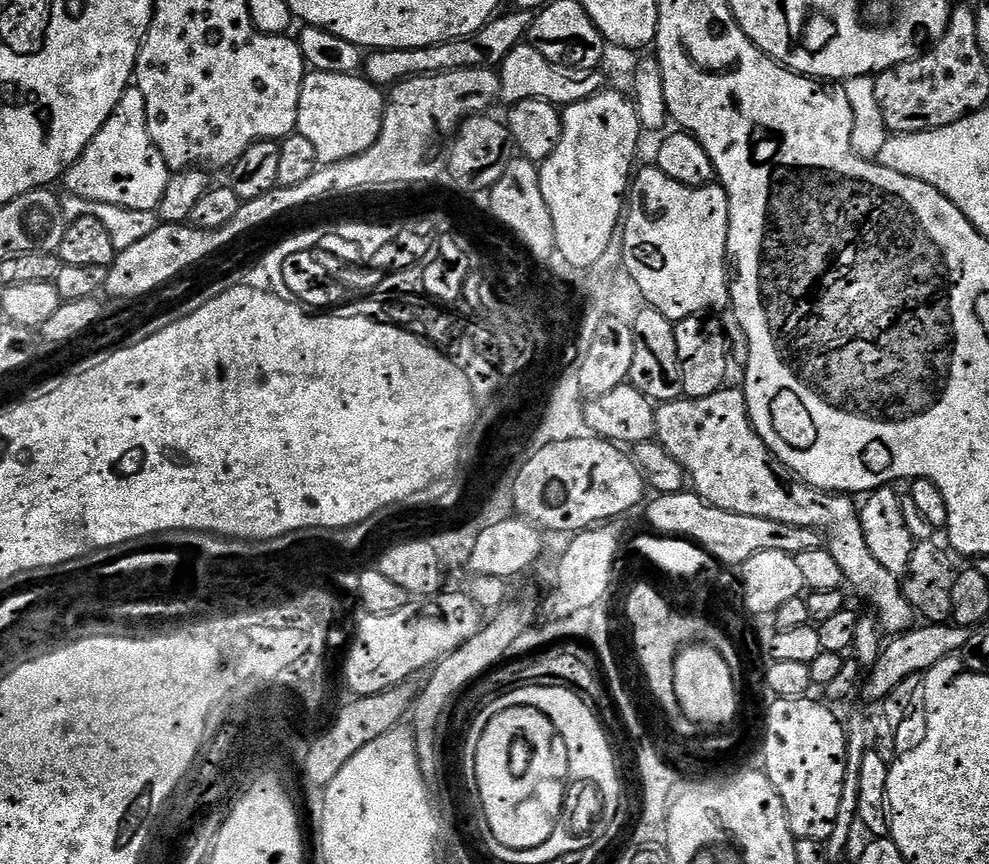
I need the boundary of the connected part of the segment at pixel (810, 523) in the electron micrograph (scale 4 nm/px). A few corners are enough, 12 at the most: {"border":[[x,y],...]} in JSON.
{"border":[[739,387],[656,408],[707,504],[823,534],[881,633],[913,627],[857,501],[793,476]]}

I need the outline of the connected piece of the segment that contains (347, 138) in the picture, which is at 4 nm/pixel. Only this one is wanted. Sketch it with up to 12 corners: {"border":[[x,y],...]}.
{"border":[[309,71],[296,132],[318,165],[374,146],[385,93],[363,75]]}

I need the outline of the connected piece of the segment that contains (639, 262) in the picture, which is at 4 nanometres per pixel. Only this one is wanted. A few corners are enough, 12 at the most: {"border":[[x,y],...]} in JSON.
{"border":[[649,166],[622,266],[673,322],[730,304],[728,195]]}

